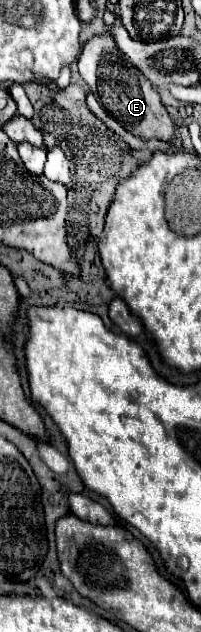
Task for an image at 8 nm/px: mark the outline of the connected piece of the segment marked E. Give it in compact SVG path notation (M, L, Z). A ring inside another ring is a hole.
M103 33L99 37L93 37L85 43L83 53L77 61L81 77L89 83L91 93L97 97L101 107L119 121L131 135L139 137L141 141L171 141L175 135L173 121L167 113L167 109L161 103L159 93L153 89L153 85L137 71L137 67L131 67L131 63L119 55L119 49L115 47L111 33Z

